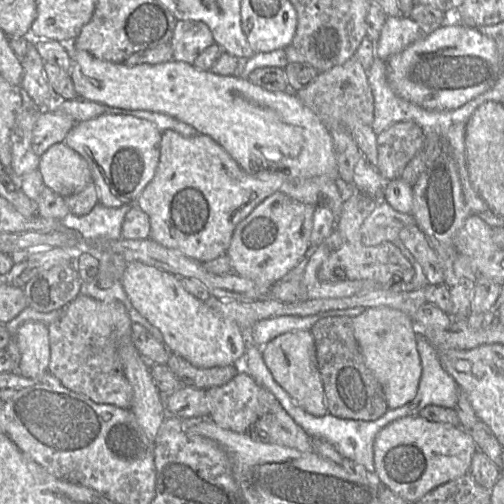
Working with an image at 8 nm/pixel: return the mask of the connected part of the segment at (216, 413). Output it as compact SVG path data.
M244 370L222 386L211 387L205 392L205 400L208 405L207 417L219 427L239 433L249 434L249 429L260 417L259 392L263 387Z

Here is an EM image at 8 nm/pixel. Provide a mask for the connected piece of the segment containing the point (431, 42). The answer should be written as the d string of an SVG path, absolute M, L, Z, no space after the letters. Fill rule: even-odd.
M455 21L437 27L428 36L407 46L386 61L387 79L394 92L401 98L428 110L452 110L489 91L501 73L501 57L493 39L478 29Z

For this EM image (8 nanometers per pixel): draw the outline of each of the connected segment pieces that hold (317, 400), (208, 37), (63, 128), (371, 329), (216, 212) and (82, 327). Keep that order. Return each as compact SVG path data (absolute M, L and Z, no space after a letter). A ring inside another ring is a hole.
M292 330L281 334L261 348L261 353L274 380L298 402L302 409L315 416L328 413L317 366L315 340L310 330Z
M179 20L169 43L174 60L193 64L200 53L215 41L210 28L204 22Z
M43 110L39 115L31 138L33 152L41 156L52 145L63 142L76 122L61 112Z
M385 306L366 308L362 314L353 318L353 330L366 366L383 387L388 408L395 409L411 401L417 393L422 373L421 360L417 350L417 330L413 317L400 310Z
M165 130L162 132L160 158L155 175L143 189L135 204L150 218L151 239L162 246L172 248L189 258L205 263L225 255L236 226L263 200L278 191L302 203L329 208L335 215L336 221L343 209L344 201L335 180L329 176L294 180L288 173L280 170L263 170L255 174L248 174L225 149L209 136L198 133L192 137L185 137L176 131Z
M81 293L64 308L62 315L57 320L47 326L50 341L48 371L66 388L83 394L96 403L130 409L133 389L124 374L118 348L121 343L131 340L132 324L127 309L121 301L99 301Z

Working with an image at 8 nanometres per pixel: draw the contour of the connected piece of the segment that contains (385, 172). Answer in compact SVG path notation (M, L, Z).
M413 121L390 125L377 135L377 170L385 181L399 178L411 161L422 151L425 134Z

